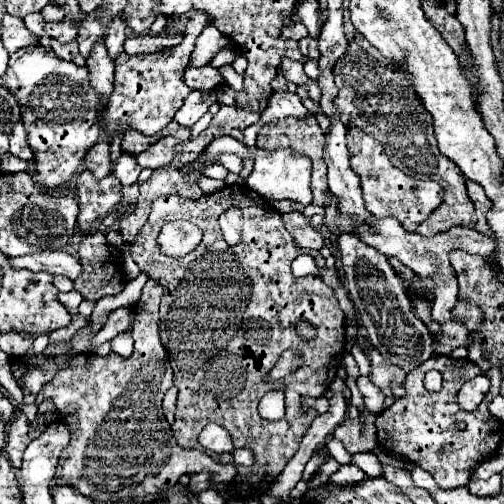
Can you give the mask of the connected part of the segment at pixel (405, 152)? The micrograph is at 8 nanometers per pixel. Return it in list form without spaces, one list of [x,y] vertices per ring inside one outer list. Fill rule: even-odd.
[[[354,42],[348,44],[346,54],[334,64],[334,82],[338,86],[338,112],[342,118],[342,124],[346,128],[358,126],[366,134],[374,136],[382,146],[390,162],[402,170],[404,174],[418,178],[418,180],[434,180],[444,188],[444,200],[442,204],[420,224],[416,230],[422,236],[432,236],[432,234],[442,234],[450,230],[452,226],[466,226],[474,228],[476,226],[476,214],[474,214],[474,204],[468,202],[466,194],[466,180],[460,172],[460,168],[448,160],[446,156],[440,154],[436,136],[432,130],[432,118],[414,94],[414,88],[410,84],[410,74],[406,74],[402,68],[394,66],[392,70],[386,66],[380,66],[374,58],[366,56],[362,48]],[[354,98],[366,100],[370,106],[376,110],[376,122],[366,122],[362,116],[356,114]]]

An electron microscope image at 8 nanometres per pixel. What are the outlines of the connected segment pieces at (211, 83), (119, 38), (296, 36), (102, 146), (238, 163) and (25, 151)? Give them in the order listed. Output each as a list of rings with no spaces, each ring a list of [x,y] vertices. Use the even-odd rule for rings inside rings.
[[[206,64],[206,66],[200,66],[200,68],[188,66],[184,70],[184,82],[192,90],[208,90],[210,92],[216,86],[220,86],[224,80],[222,80],[222,76],[220,76],[220,72],[216,68]]]
[[[122,14],[114,16],[114,20],[110,20],[108,28],[106,28],[106,48],[110,52],[112,58],[116,58],[120,52],[124,52],[122,44],[126,40],[126,24],[122,20]]]
[[[296,24],[294,28],[290,26],[290,28],[282,28],[282,38],[290,38],[290,40],[302,40],[302,38],[306,38],[308,36],[308,30],[306,30],[306,26],[304,24]]]
[[[100,140],[84,158],[84,168],[90,170],[96,178],[110,174],[110,146],[106,140]]]
[[[230,154],[218,156],[216,162],[222,164],[224,168],[228,168],[228,172],[234,172],[234,174],[238,174],[242,170],[242,160],[238,160],[238,156],[230,156]]]
[[[18,122],[14,126],[14,132],[10,134],[10,154],[14,154],[20,160],[32,162],[32,150],[28,146],[28,138],[26,138],[26,128],[22,122]]]

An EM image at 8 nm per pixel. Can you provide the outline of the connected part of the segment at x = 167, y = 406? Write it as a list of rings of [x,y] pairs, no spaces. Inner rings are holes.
[[[172,386],[168,392],[166,392],[166,396],[164,396],[164,402],[162,402],[162,408],[164,408],[164,416],[166,416],[166,420],[172,424],[174,422],[174,408],[176,408],[176,394],[178,394],[178,390]]]

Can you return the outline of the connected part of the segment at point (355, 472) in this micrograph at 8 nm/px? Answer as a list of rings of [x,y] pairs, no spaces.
[[[350,464],[350,466],[342,466],[338,472],[334,472],[328,480],[330,482],[334,482],[334,484],[356,484],[356,482],[362,482],[366,478],[366,474],[358,468],[358,466],[354,466],[354,464]]]

